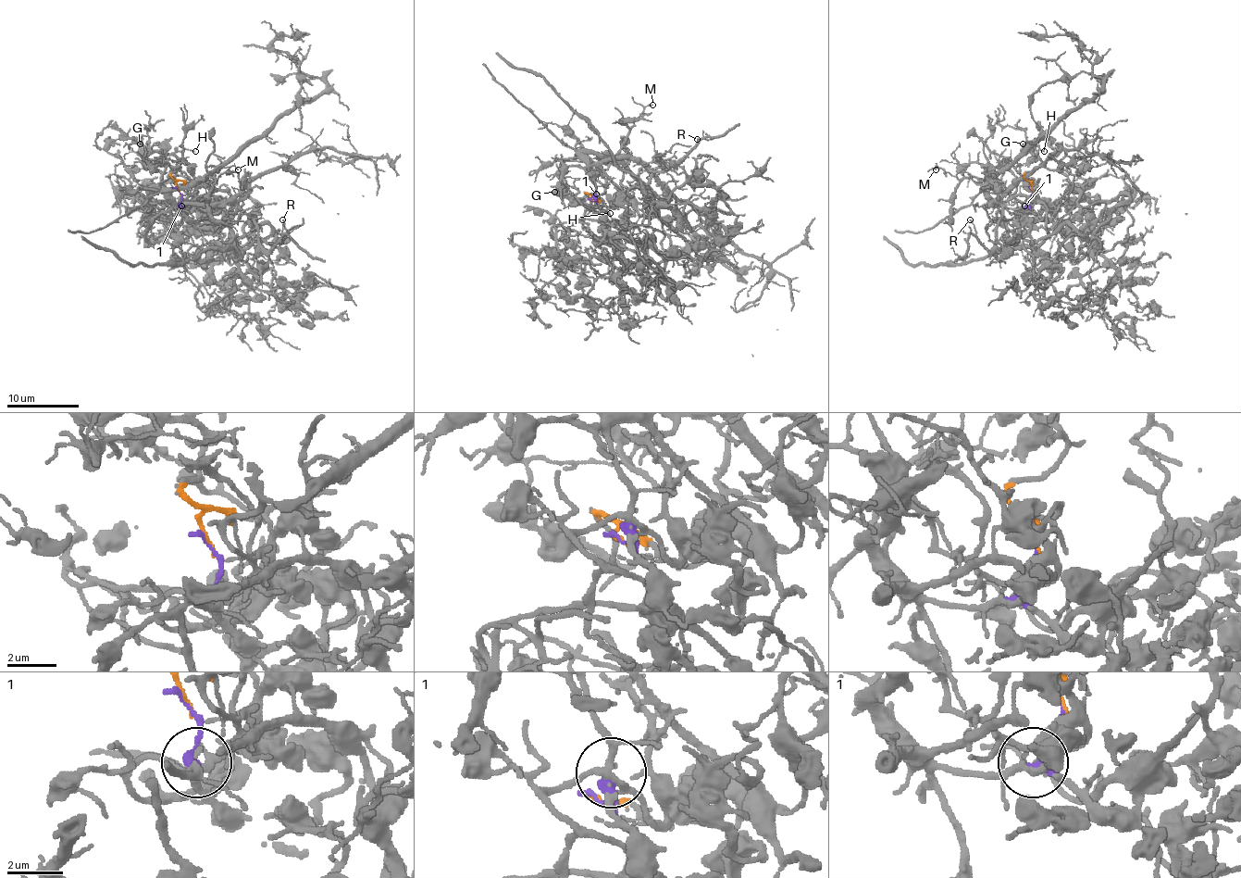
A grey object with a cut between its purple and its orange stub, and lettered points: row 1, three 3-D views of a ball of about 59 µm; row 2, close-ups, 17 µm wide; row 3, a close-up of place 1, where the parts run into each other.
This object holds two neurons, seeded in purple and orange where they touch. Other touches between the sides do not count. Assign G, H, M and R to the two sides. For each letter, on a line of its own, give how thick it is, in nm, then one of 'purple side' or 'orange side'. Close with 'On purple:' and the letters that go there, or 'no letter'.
G: calibre 200 nm; orange side
H: calibre 120 nm; orange side
M: calibre 120 nm; purple side
R: calibre 110 nm; purple side
On purple: M, R

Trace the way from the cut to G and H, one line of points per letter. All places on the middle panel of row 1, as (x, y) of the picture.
G: (592, 202), (587, 193), (592, 208), (558, 196), (552, 193), (554, 191)
H: (592, 202), (587, 193), (592, 208), (596, 206), (610, 212)

